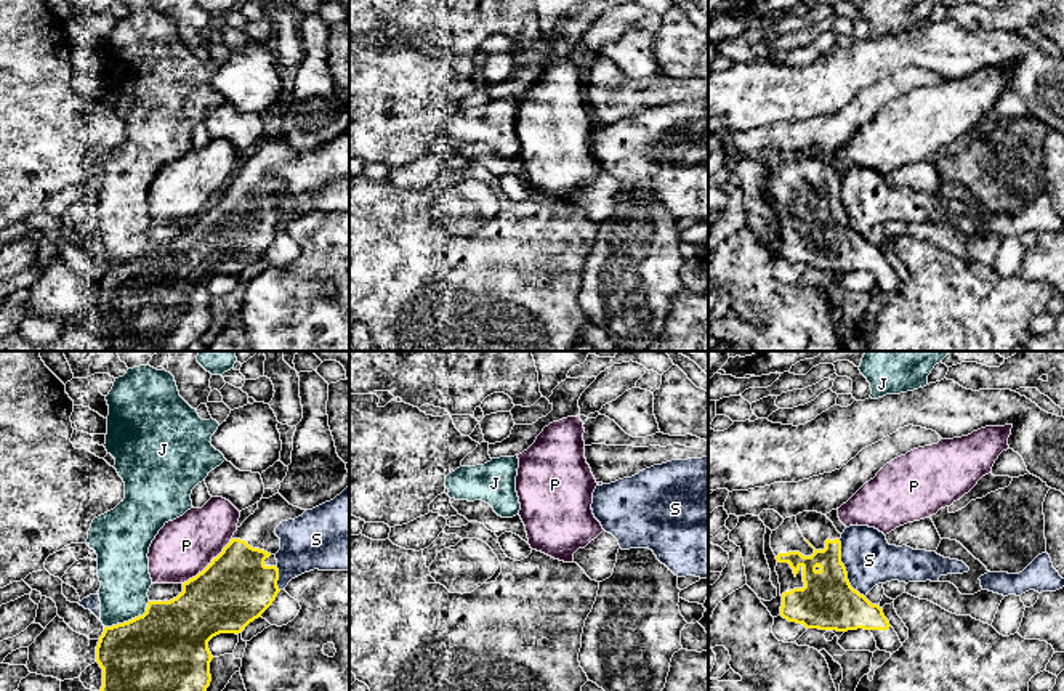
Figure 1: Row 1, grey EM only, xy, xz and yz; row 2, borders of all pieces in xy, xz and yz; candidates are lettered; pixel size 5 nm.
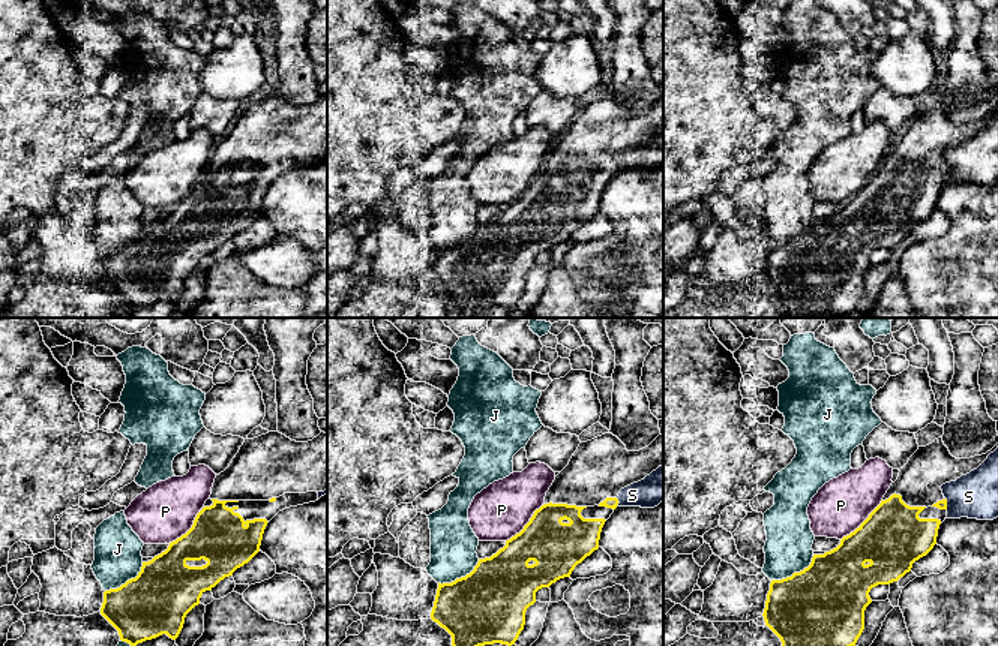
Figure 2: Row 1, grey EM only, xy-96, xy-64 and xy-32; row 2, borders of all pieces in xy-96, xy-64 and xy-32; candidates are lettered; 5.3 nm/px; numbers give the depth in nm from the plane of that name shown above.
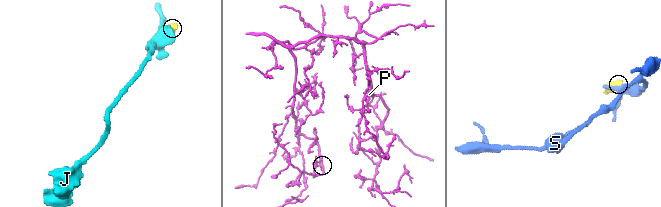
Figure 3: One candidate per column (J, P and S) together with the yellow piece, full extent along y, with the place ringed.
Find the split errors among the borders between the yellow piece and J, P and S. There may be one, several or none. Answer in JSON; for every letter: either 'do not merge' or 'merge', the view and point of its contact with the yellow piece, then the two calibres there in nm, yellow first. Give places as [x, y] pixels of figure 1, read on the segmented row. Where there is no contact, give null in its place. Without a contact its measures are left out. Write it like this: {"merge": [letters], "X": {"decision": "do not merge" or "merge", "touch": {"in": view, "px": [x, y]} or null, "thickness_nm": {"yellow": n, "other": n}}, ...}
{"merge": [], "J": {"decision": "do not merge", "touch": {"in": "xy", "px": [128, 621]}, "thickness_nm": {"yellow": 420, "other": 260}}, "P": {"decision": "do not merge", "touch": {"in": "xy", "px": [210, 563]}, "thickness_nm": {"yellow": 360, "other": 300}}, "S": {"decision": "do not merge", "touch": {"in": "yz", "px": [845, 569]}, "thickness_nm": {"yellow": 280, "other": 260}}}

